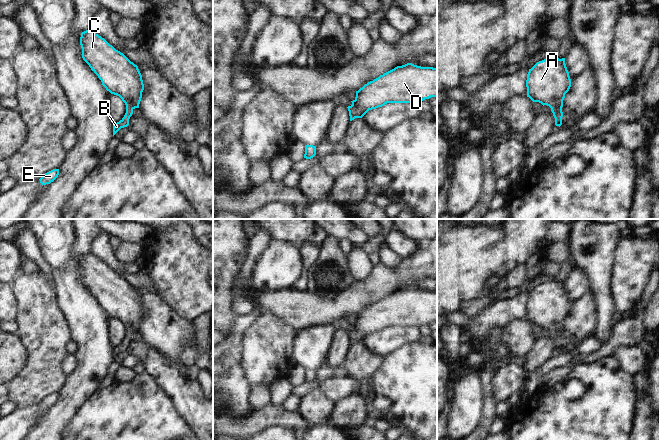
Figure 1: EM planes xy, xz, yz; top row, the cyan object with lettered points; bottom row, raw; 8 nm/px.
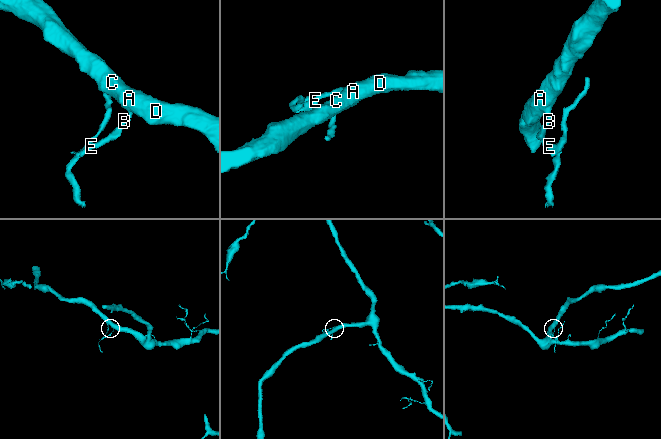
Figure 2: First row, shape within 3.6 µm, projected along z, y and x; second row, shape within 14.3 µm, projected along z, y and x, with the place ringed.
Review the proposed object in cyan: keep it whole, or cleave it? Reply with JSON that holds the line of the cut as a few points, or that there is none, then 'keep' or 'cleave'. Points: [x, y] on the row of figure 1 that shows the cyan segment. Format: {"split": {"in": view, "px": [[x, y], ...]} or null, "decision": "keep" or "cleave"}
{"split": null, "decision": "keep"}

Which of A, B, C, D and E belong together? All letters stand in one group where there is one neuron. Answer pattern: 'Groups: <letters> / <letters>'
Groups: A B C D E

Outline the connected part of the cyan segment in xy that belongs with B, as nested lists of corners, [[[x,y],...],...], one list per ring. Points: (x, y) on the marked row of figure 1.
[[[88,29],[81,33],[82,58],[111,94],[119,96],[126,105],[124,117],[113,125],[113,136],[129,125],[135,108],[139,108],[144,90],[138,66],[116,50],[104,38]]]

